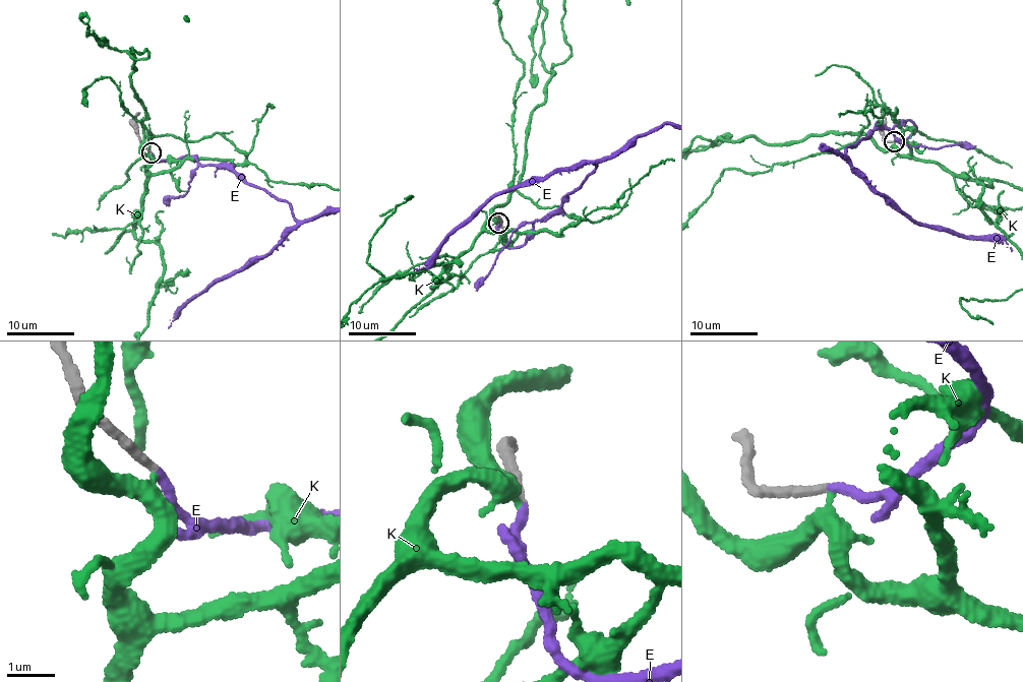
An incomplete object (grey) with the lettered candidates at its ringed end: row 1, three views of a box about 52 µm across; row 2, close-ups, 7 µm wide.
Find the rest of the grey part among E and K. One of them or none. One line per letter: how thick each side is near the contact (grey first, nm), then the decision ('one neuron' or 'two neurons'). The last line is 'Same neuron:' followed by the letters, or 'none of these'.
E: 180/180 nm | one neuron
K: 170/240 nm | two neurons
Same neuron: E

